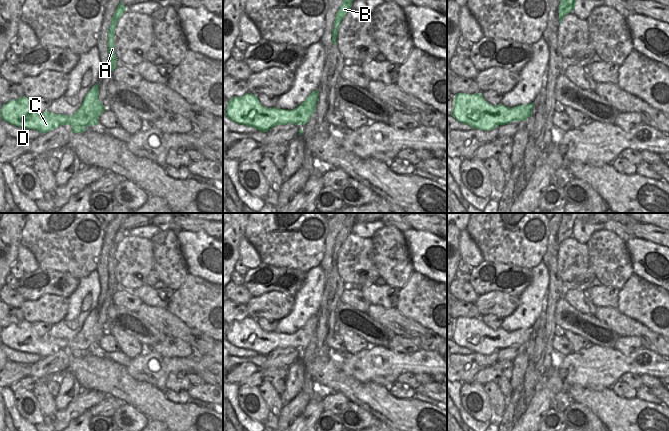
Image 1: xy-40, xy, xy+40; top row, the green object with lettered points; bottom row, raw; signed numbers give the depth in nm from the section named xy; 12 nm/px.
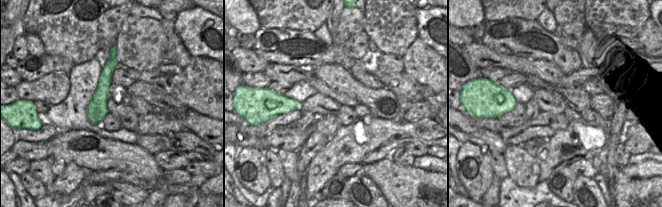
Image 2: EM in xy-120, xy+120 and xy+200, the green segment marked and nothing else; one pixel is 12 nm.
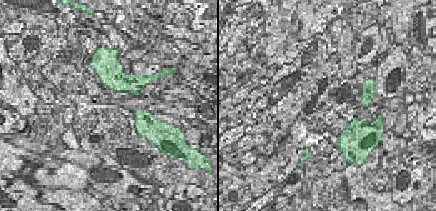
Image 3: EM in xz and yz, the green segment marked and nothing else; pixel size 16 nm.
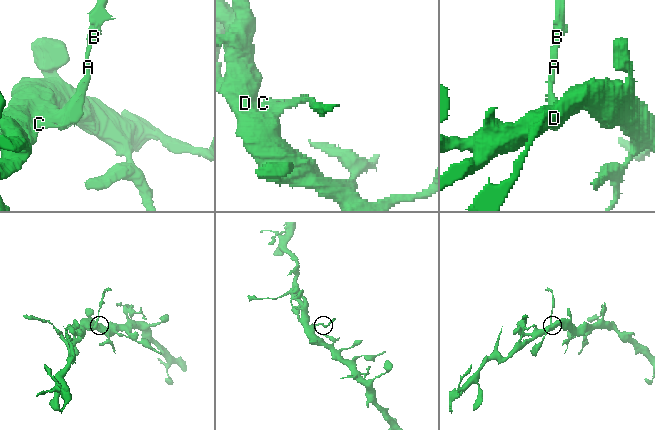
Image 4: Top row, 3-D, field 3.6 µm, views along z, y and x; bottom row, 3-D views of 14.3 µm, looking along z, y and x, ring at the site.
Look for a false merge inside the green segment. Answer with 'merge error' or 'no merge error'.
merge error

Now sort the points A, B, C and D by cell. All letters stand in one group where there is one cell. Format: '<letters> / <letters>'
A B / C D

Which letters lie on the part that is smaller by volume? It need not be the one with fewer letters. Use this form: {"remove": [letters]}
{"remove": ["A", "B"]}

